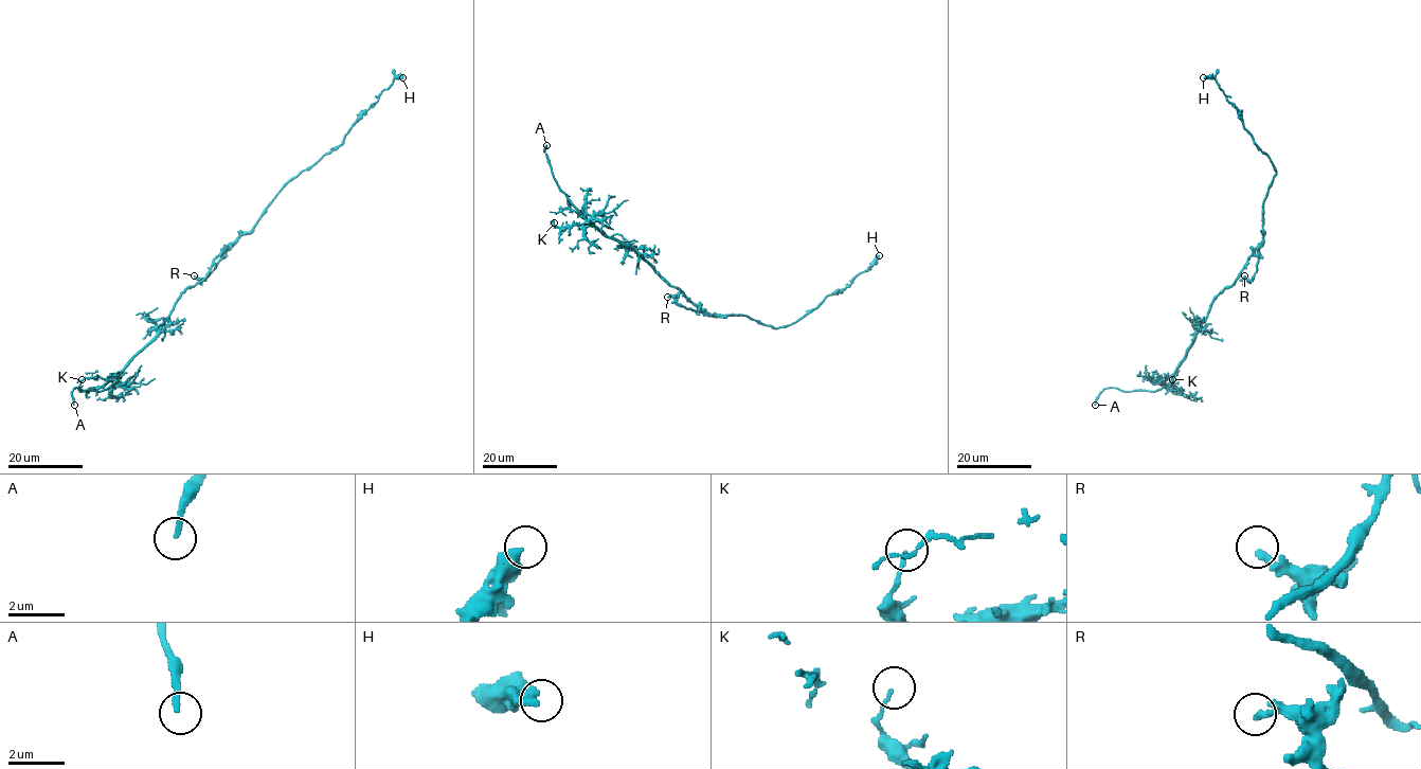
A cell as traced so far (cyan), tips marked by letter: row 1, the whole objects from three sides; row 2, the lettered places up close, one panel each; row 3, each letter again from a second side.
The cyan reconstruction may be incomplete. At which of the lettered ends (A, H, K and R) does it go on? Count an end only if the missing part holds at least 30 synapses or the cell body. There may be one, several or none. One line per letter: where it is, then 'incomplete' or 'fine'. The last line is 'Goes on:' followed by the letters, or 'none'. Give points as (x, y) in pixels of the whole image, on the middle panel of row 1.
A: (546, 145) | incomplete
H: (879, 255) | fine
K: (554, 222) | fine
R: (667, 297) | fine
Goes on: A

